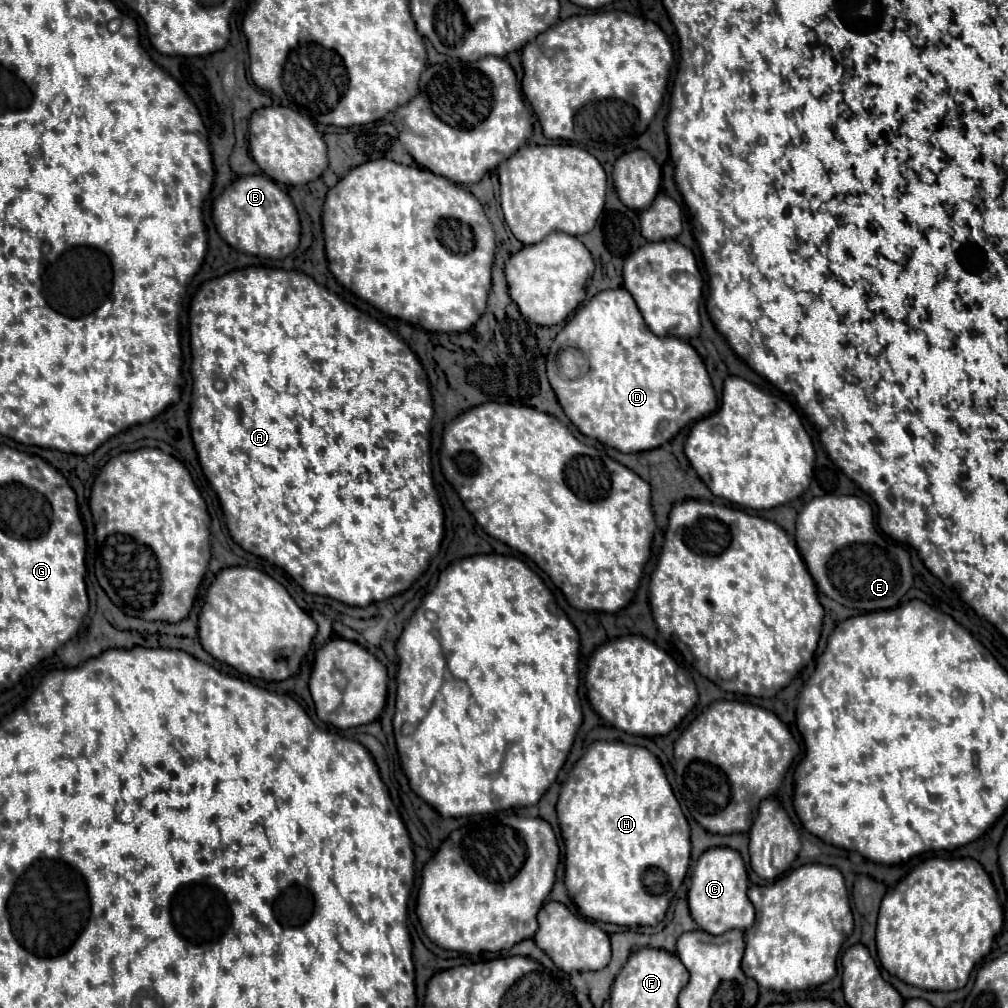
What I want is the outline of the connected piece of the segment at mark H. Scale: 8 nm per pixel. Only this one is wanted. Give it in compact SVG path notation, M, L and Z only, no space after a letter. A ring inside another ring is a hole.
M594 743L572 767L556 805L564 847L564 885L578 911L612 925L656 925L664 919L672 895L680 889L691 860L690 827L658 759L644 747Z

